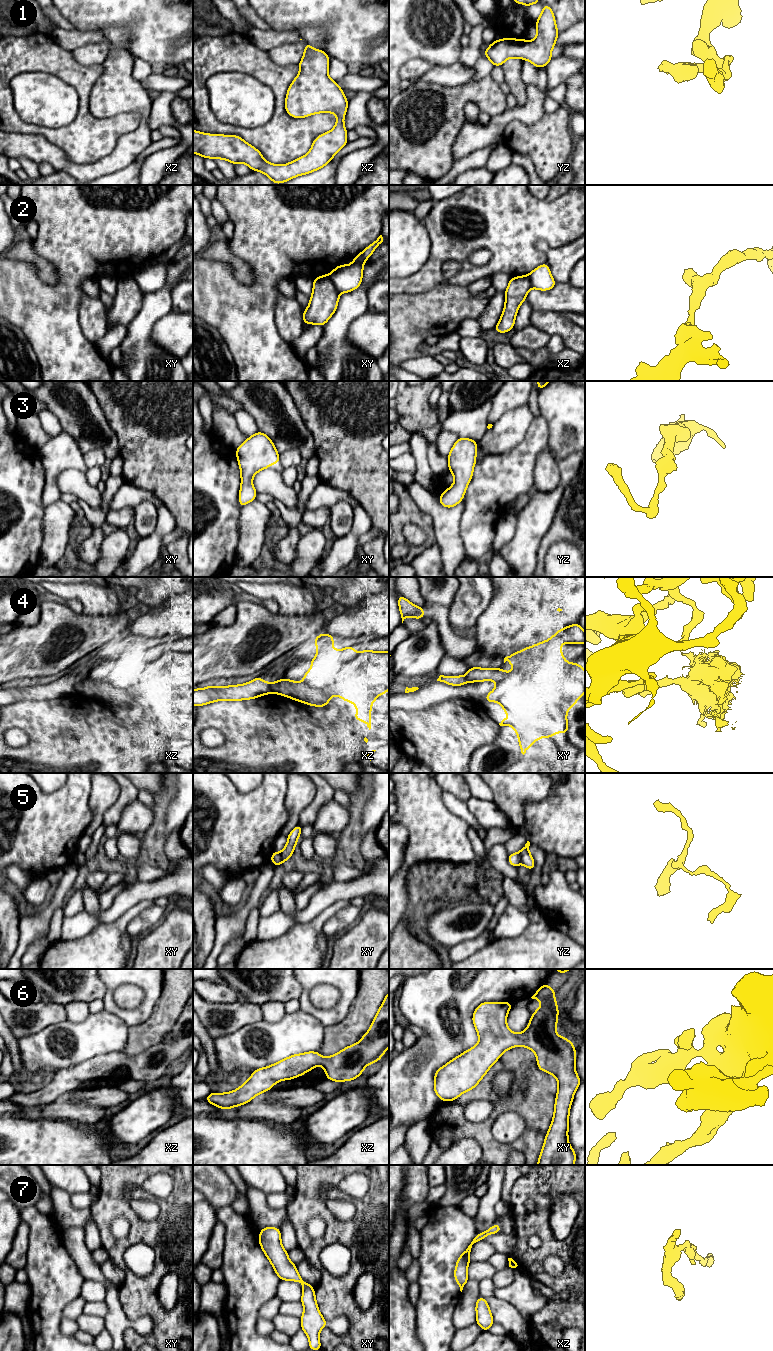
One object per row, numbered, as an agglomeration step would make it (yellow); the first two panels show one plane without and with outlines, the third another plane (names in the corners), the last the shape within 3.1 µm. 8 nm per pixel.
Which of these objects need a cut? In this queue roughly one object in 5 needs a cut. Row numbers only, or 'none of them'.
2, 4, 5

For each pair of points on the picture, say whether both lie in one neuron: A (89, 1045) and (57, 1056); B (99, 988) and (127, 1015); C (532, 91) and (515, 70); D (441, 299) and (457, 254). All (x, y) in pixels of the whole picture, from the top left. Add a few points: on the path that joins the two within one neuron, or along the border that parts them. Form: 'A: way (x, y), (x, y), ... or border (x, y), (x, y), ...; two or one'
A: way (81, 1045), (65, 1048); one
B: border (100, 979), (106, 986), (106, 993), (103, 998); two
C: border (527, 86), (526, 100), (522, 104), (517, 105); two
D: border (467, 286), (452, 286), (440, 283), (424, 292); two

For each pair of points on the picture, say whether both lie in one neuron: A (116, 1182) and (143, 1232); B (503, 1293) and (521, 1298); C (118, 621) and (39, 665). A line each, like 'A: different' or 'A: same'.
A: same
B: same
C: same

